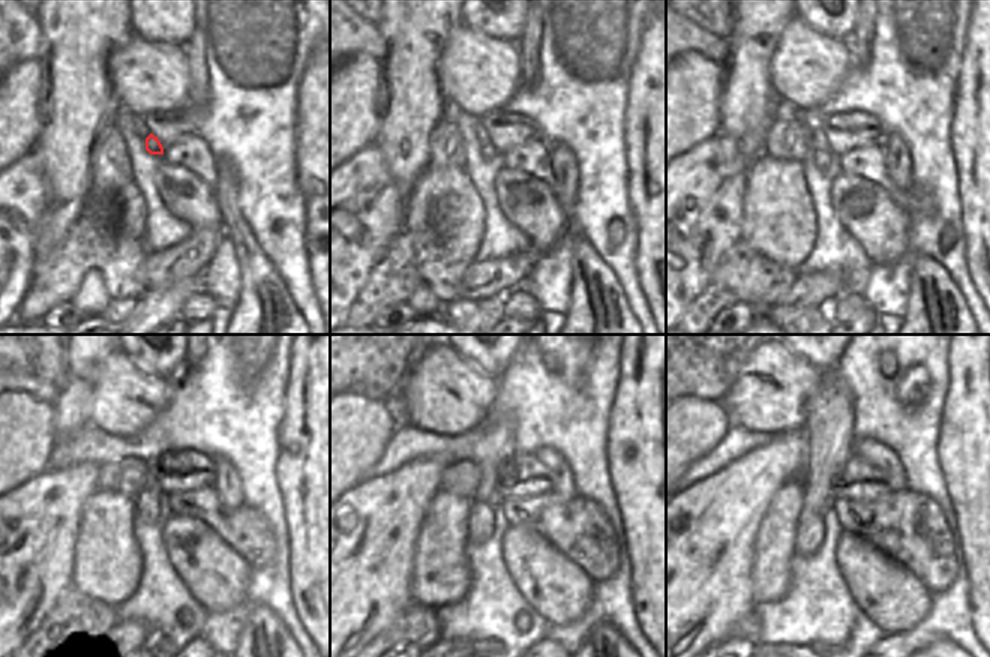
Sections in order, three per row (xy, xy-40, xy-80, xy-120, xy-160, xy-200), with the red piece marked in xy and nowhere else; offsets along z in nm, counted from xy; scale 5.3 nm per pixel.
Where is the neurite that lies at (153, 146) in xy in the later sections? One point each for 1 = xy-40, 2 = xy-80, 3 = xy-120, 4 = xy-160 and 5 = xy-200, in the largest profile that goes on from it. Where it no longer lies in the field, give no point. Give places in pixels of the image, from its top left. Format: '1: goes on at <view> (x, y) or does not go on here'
1: goes on at xy-40 (488, 152)
2: goes on at xy-80 (821, 158)
3: goes on at xy-120 (146, 506)
4: goes on at xy-160 (480, 524)
5: goes on at xy-200 (809, 536)

